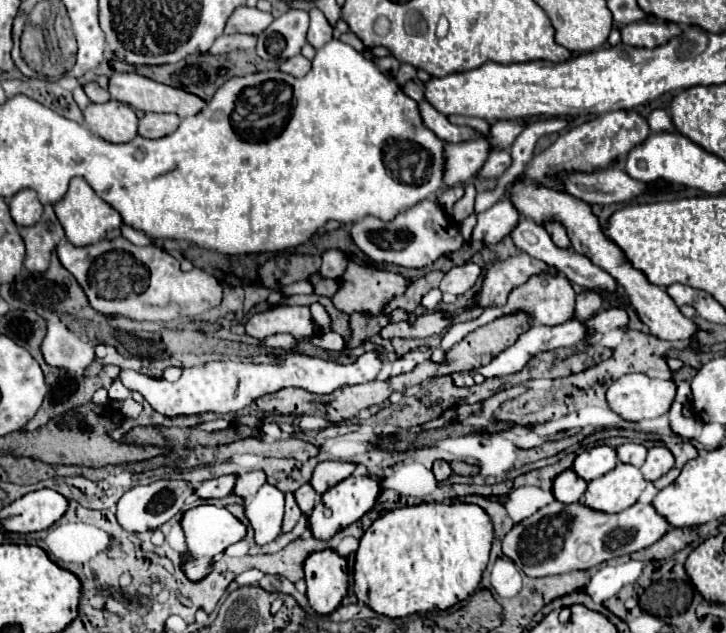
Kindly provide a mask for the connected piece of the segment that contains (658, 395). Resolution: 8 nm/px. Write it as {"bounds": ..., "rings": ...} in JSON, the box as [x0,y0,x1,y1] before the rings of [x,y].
{"bounds":[607,374,675,422],"rings":[[[629,374],[611,384],[607,402],[623,420],[639,422],[667,414],[675,400],[675,390],[673,380],[651,380],[649,376]]]}

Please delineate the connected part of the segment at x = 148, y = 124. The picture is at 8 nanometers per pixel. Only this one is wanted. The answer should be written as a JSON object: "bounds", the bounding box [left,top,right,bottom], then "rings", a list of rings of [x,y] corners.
{"bounds":[139,114,181,138],"rings":[[[145,114],[139,120],[139,136],[161,138],[177,130],[181,118],[177,114]]]}

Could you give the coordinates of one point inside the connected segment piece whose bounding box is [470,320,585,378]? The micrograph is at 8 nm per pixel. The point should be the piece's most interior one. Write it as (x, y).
(537, 339)

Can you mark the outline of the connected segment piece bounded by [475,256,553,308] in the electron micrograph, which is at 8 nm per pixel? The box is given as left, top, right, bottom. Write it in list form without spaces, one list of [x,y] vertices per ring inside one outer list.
[[[511,256],[505,262],[491,264],[483,288],[475,296],[475,302],[481,308],[505,306],[509,292],[515,286],[525,284],[525,280],[529,280],[529,276],[537,272],[553,272],[553,268],[541,264],[541,260],[535,260],[531,256]]]

